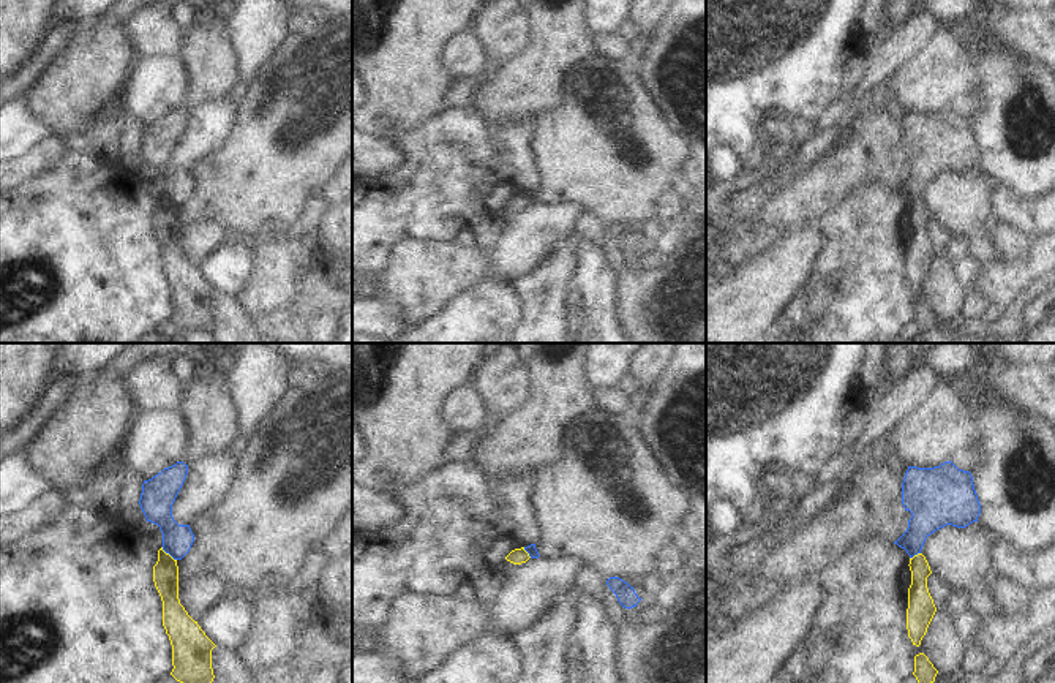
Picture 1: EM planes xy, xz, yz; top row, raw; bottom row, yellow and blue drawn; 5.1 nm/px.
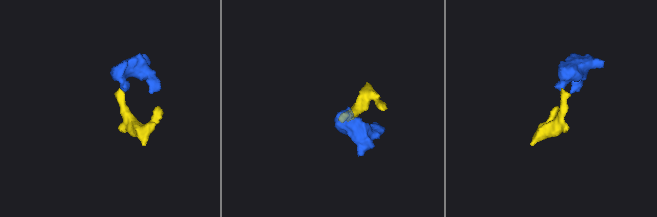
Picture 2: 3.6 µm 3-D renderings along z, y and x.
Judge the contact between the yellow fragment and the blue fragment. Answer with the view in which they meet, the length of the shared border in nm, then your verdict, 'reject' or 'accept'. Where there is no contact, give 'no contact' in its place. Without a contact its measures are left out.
meets yellow in xy; contact 100 nm long; reject

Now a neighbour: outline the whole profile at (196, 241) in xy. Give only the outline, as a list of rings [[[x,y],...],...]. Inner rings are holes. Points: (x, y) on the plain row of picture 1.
[[[216,220],[178,225],[178,245],[188,261],[197,267],[213,250],[226,242],[227,231]]]

